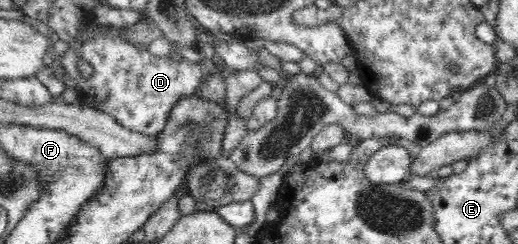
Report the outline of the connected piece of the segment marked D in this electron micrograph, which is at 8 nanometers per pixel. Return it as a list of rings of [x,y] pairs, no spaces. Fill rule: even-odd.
[[[99,27],[99,35],[87,40],[79,49],[62,55],[58,63],[75,79],[79,87],[80,105],[92,107],[113,117],[122,127],[147,136],[161,134],[167,126],[169,113],[183,97],[198,93],[201,85],[201,65],[183,61],[170,61],[166,57],[151,55],[148,47],[138,47],[122,38],[115,27]],[[85,60],[95,71],[90,78],[83,78],[79,61]]]

